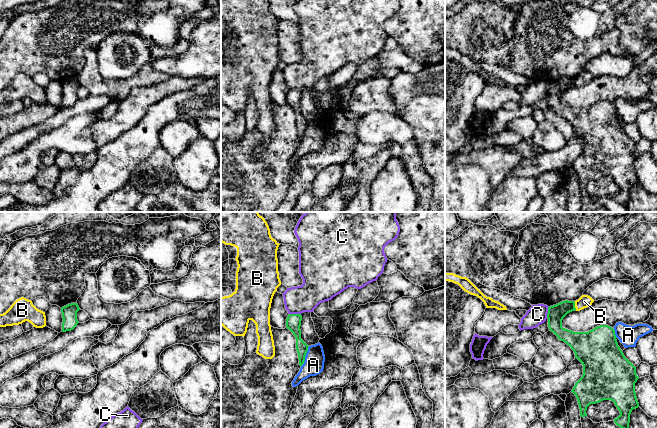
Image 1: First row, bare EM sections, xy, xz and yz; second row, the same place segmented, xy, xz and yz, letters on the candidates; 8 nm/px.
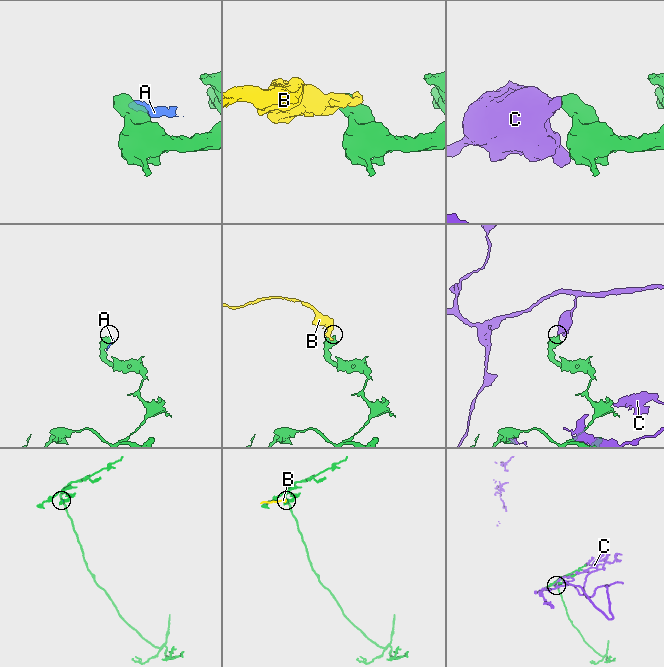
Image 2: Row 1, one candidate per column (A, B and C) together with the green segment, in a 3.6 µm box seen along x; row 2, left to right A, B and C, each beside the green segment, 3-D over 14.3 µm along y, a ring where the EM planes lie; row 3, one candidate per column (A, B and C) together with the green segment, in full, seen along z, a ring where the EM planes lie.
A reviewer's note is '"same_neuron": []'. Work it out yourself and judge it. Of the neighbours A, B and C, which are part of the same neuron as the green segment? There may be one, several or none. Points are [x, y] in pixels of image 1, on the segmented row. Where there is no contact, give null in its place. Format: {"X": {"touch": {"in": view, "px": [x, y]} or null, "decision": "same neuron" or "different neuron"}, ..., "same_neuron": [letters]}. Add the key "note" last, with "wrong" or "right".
{"A": {"touch": {"in": "xz", "px": [305, 355]}, "decision": "different neuron"}, "B": {"touch": {"in": "yz", "px": [574, 306]}, "decision": "different neuron"}, "C": {"touch": {"in": "xz", "px": [295, 314]}, "decision": "different neuron"}, "same_neuron": [], "note": "right"}

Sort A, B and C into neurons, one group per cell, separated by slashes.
A / B / C

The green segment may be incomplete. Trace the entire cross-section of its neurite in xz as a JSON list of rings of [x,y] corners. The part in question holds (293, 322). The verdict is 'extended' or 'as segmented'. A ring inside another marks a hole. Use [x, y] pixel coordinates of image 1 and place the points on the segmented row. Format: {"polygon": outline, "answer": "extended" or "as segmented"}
{"polygon": [[[289,314],[286,319],[286,327],[296,338],[296,350],[298,353],[299,365],[302,366],[305,361],[305,356],[308,351],[308,345],[301,339],[301,314]]], "answer": "as segmented"}

